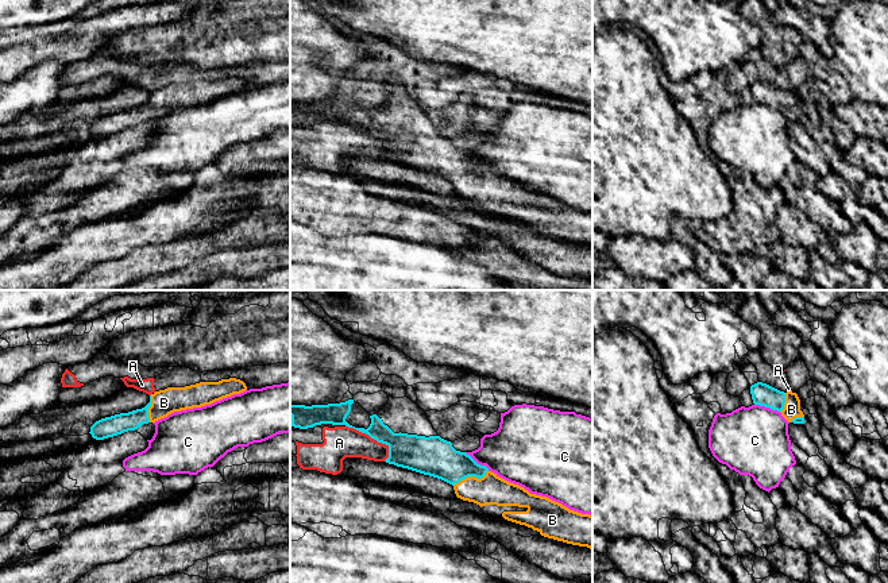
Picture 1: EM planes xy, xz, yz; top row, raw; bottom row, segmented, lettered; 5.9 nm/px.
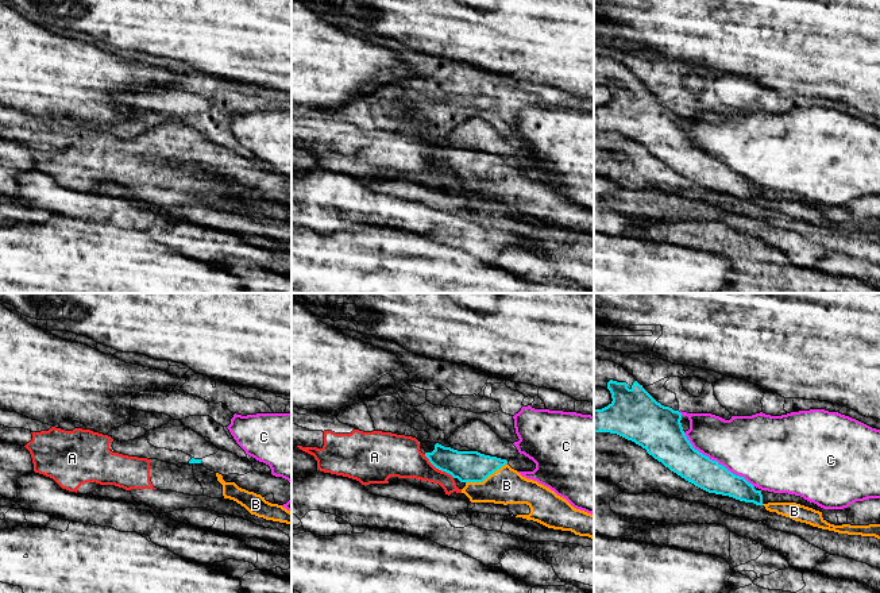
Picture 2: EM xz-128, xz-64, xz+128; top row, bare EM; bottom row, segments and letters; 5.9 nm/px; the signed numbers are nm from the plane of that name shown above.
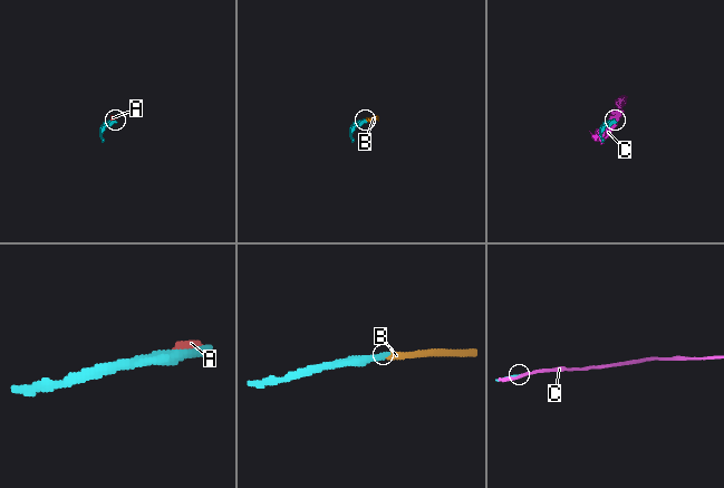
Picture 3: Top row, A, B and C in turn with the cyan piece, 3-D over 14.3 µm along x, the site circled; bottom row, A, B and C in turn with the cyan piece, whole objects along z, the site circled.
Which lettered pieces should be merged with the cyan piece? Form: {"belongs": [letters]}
{"belongs": ["B"]}

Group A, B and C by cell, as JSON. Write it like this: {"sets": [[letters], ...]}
{"sets": [["A"], ["B"], ["C"]]}

